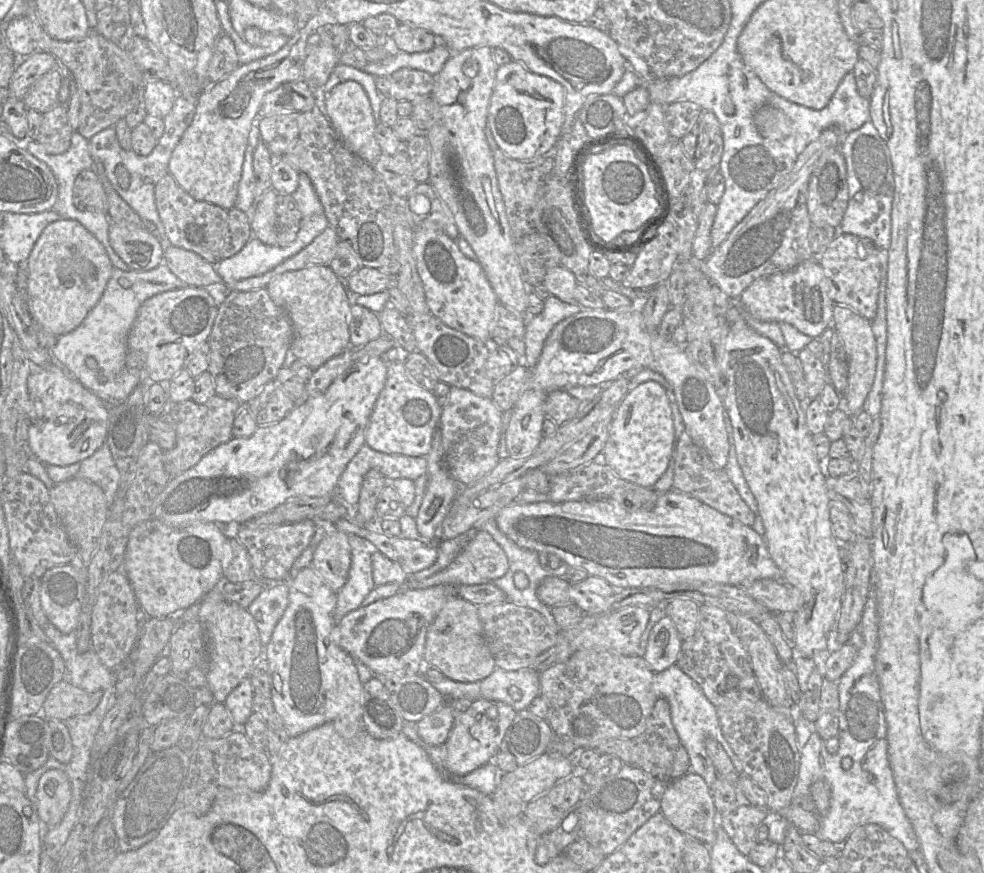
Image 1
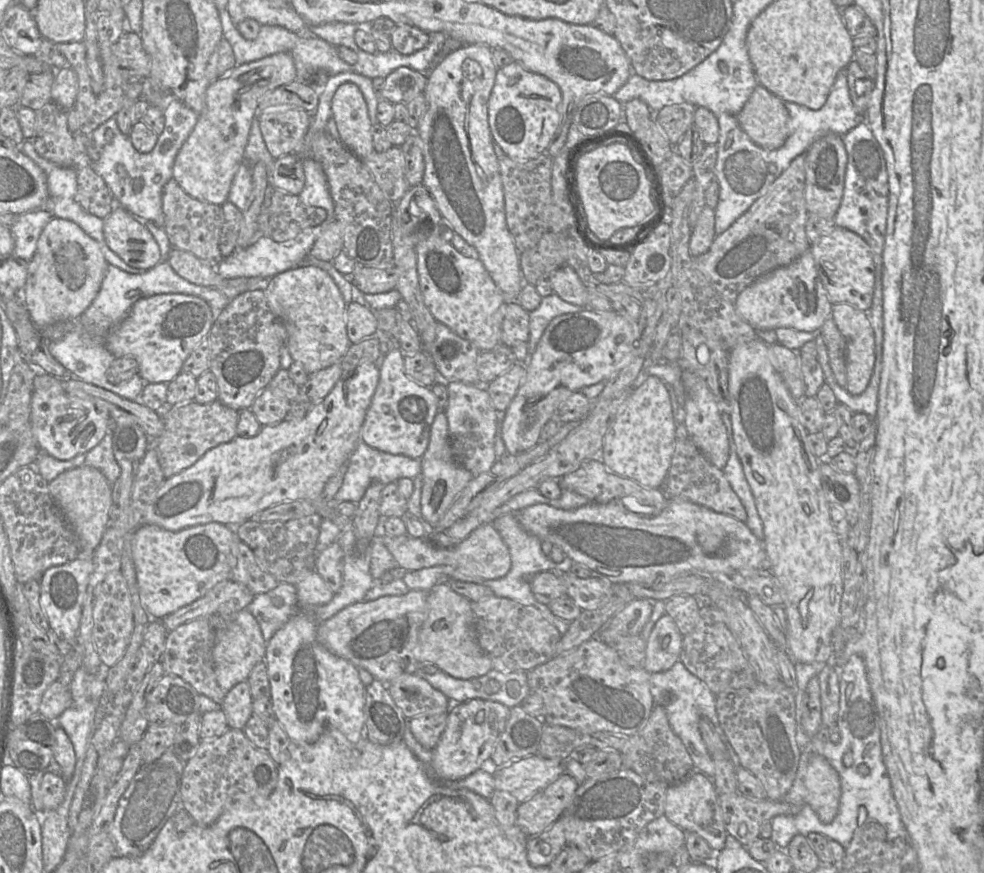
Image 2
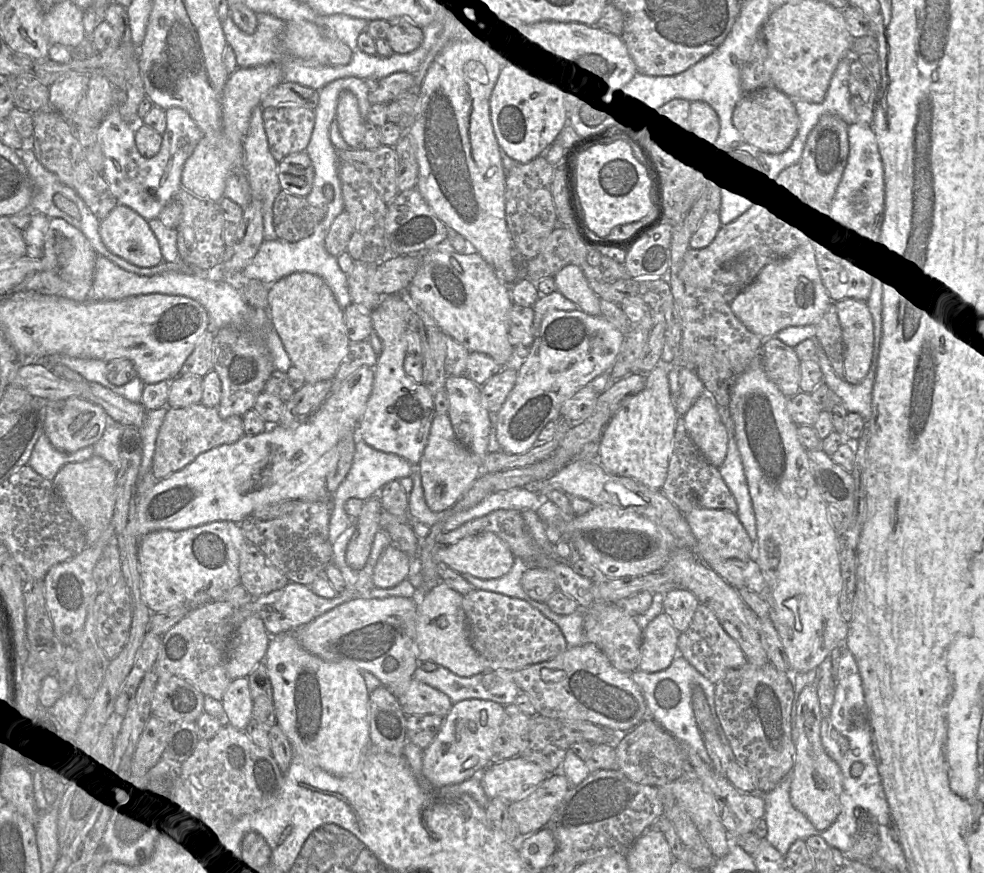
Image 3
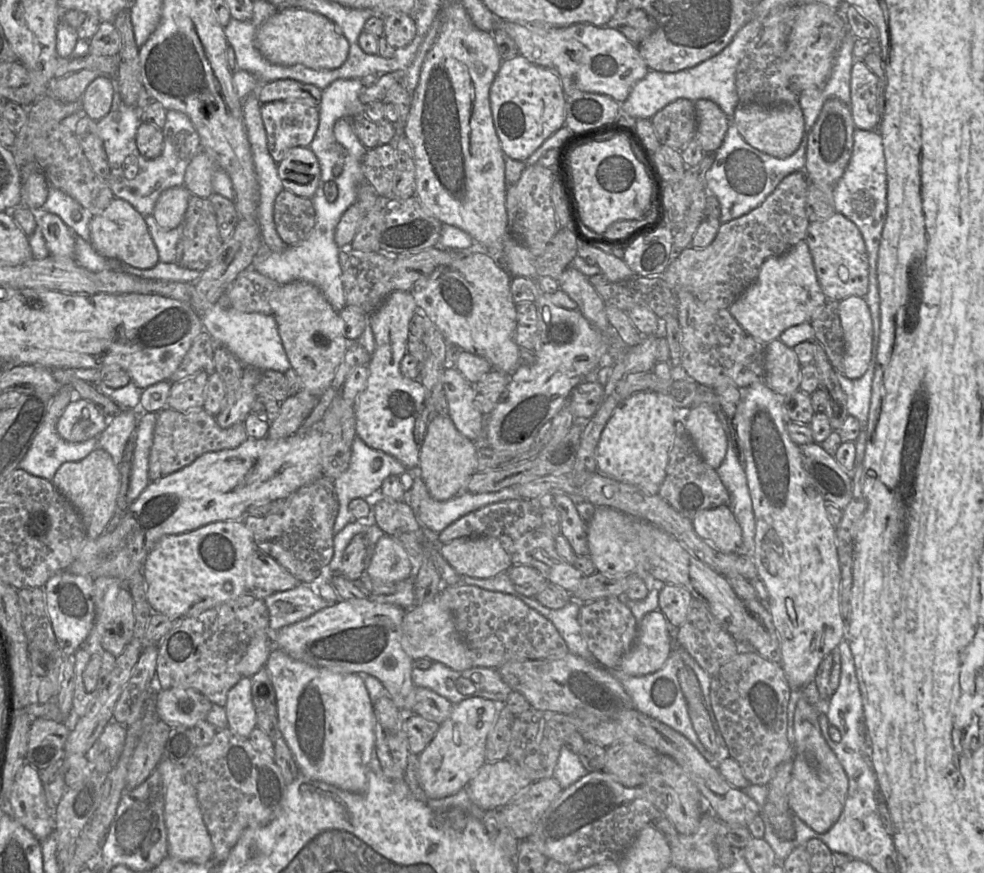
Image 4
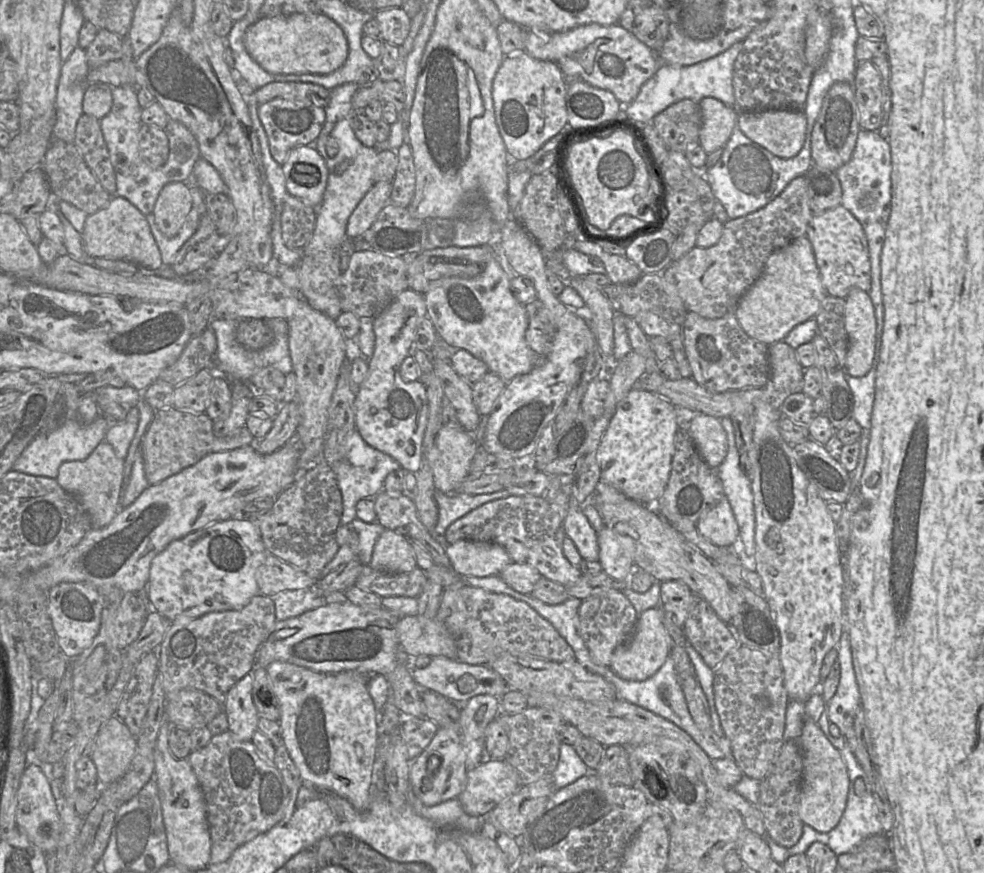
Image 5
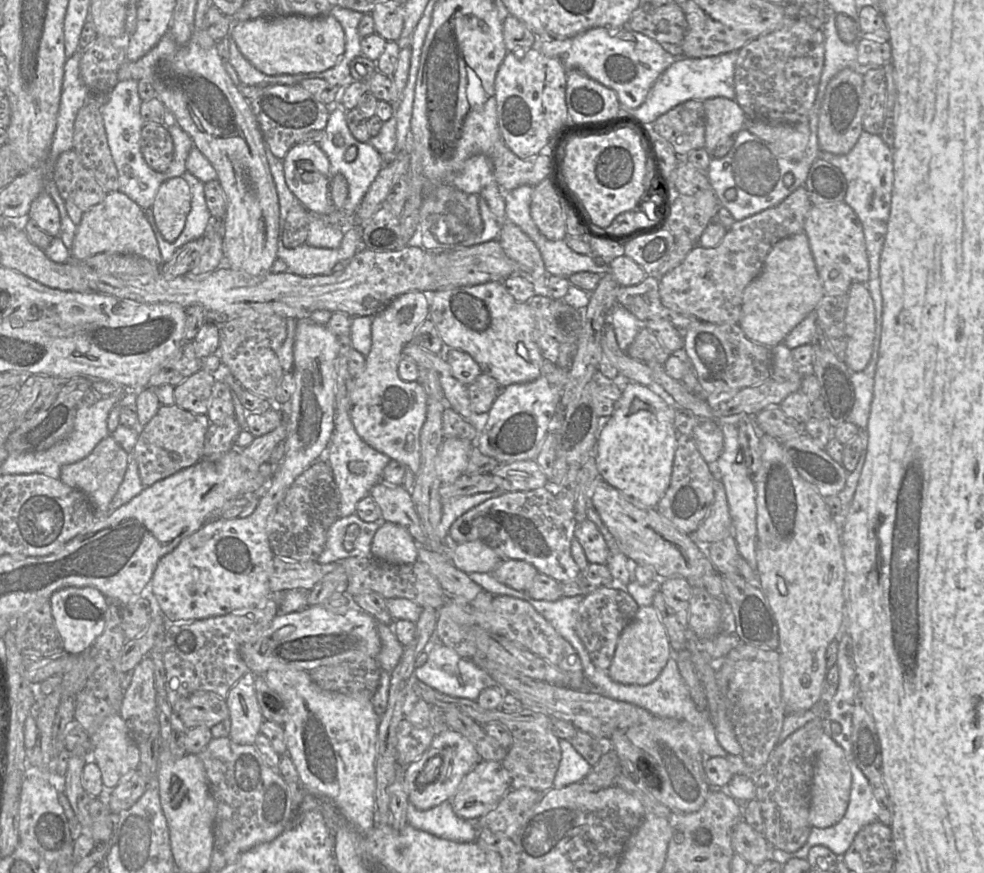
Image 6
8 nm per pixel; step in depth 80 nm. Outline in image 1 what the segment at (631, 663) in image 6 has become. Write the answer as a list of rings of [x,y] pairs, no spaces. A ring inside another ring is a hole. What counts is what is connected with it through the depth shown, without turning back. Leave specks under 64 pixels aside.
[[[665,616],[650,632],[643,658],[654,673],[663,672],[677,664],[682,642],[674,622]]]

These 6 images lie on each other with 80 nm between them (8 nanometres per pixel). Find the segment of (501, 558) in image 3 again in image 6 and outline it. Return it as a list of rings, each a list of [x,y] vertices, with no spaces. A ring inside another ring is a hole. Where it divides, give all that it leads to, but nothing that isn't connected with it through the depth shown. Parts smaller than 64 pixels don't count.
[[[481,541],[458,544],[450,559],[456,568],[467,574],[491,573],[502,560],[490,546]]]

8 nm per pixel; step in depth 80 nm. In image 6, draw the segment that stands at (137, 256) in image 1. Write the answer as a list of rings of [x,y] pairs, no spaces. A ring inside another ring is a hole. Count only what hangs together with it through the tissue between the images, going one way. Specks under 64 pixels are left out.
[[[120,191],[108,193],[101,203],[83,213],[70,249],[71,259],[76,262],[100,253],[133,254],[158,266],[163,264],[157,240],[145,211]]]

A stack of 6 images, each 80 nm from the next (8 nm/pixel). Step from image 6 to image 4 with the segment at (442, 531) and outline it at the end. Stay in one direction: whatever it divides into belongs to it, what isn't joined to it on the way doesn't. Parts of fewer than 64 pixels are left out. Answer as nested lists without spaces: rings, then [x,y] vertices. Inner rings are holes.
[[[418,471],[413,472],[413,485],[408,493],[405,492],[405,501],[412,508],[414,515],[421,526],[427,527],[435,533],[440,533],[449,525],[460,519],[461,517],[474,512],[487,505],[502,502],[506,500],[522,499],[517,492],[516,487],[504,488],[497,492],[473,494],[466,490],[462,490],[459,494],[446,501],[437,501],[433,499],[425,486]]]

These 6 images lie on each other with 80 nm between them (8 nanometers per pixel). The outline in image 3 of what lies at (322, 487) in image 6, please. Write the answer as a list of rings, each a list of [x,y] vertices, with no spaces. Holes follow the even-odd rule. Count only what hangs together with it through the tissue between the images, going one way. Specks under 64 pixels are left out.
[[[333,501],[304,502],[280,518],[263,521],[253,515],[240,523],[246,540],[257,546],[269,563],[279,569],[290,582],[310,586],[332,562],[333,544],[329,541],[329,522],[333,512]]]

